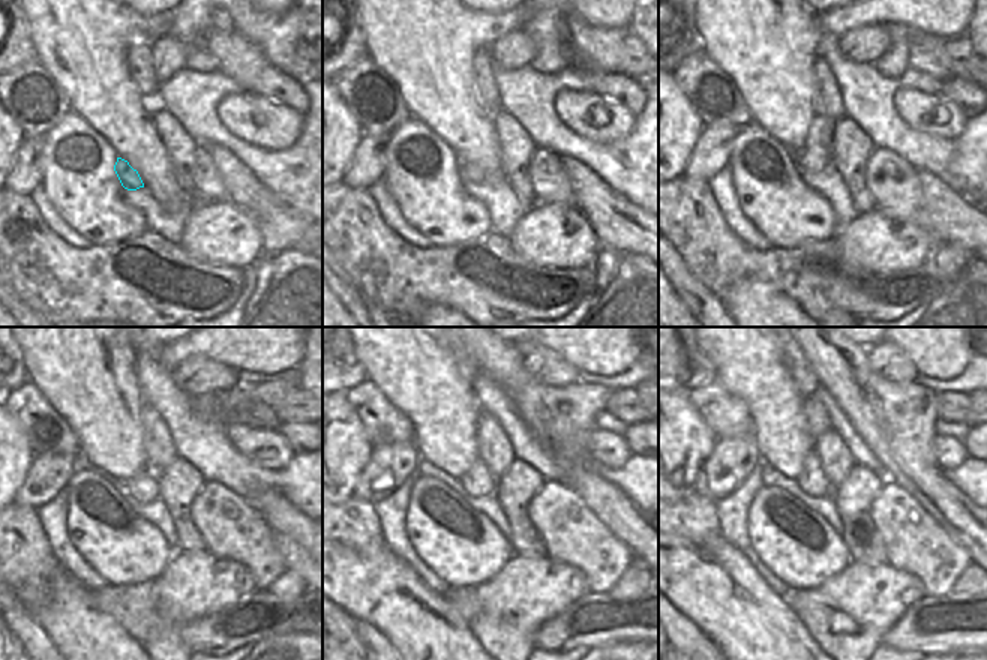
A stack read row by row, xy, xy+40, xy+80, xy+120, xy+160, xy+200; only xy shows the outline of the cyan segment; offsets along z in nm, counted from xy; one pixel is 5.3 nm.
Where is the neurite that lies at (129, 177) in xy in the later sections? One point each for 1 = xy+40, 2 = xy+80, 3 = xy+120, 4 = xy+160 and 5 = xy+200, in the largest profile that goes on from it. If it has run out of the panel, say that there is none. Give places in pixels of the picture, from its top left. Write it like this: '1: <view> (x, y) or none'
1: xy+40 (470, 171)
2: xy+80 (815, 159)
3: xy+120 (144, 488)
4: xy+160 (477, 482)
5: xy+200 (812, 480)

